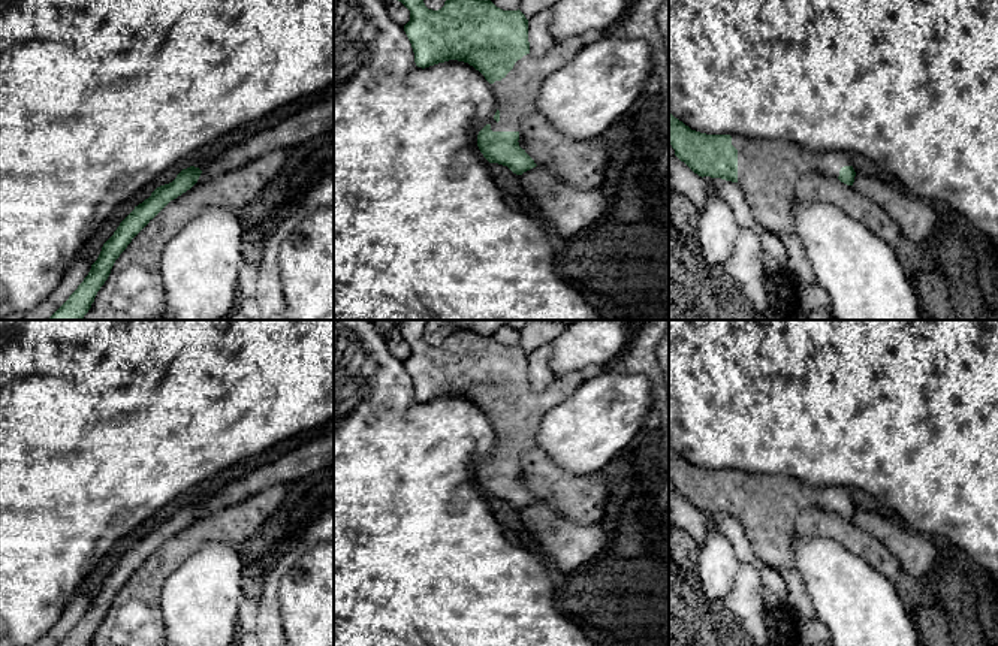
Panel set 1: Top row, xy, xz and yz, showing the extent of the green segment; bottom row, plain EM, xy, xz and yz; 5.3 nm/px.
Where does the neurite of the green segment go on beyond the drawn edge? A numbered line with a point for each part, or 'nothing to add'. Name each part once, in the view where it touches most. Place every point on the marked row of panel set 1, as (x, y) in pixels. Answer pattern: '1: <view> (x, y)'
1: yz (768, 171)

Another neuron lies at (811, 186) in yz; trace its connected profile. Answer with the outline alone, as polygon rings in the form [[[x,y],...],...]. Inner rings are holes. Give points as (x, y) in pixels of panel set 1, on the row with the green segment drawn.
[[[805,172],[796,182],[796,194],[803,202],[827,203],[842,209],[893,248],[902,238],[899,226],[878,203],[859,194],[853,185],[841,182],[836,176]]]

